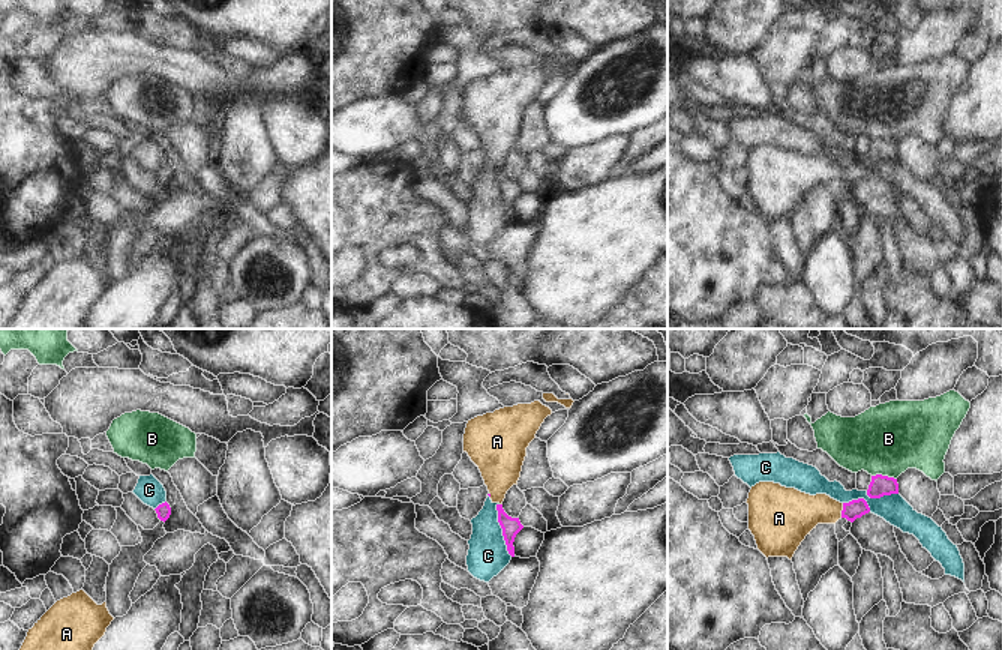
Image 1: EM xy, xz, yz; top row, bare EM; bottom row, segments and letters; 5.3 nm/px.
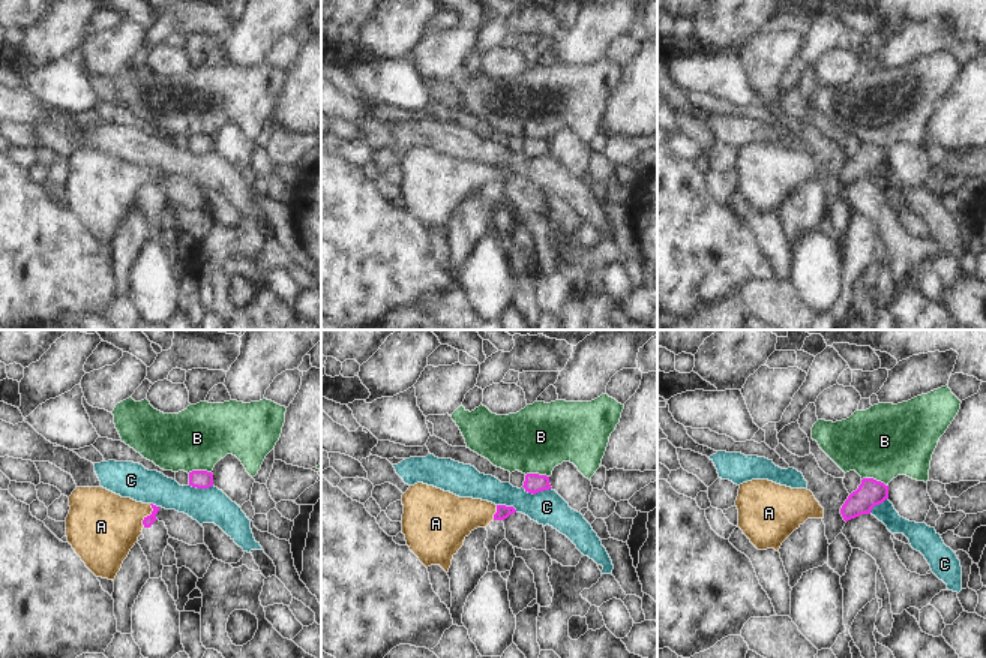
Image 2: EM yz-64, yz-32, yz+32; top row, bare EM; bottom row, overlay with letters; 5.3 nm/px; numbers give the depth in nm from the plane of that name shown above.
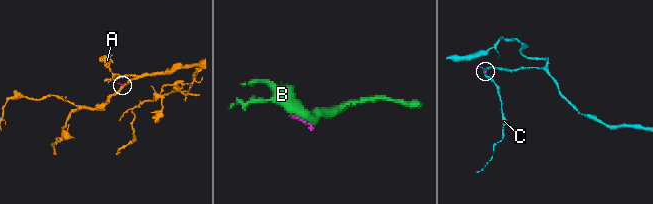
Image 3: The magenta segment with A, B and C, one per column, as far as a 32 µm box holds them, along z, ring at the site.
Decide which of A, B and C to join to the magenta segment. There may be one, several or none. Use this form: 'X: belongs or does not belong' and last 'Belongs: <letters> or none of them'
A: belongs
B: does not belong
C: does not belong
Belongs: A

